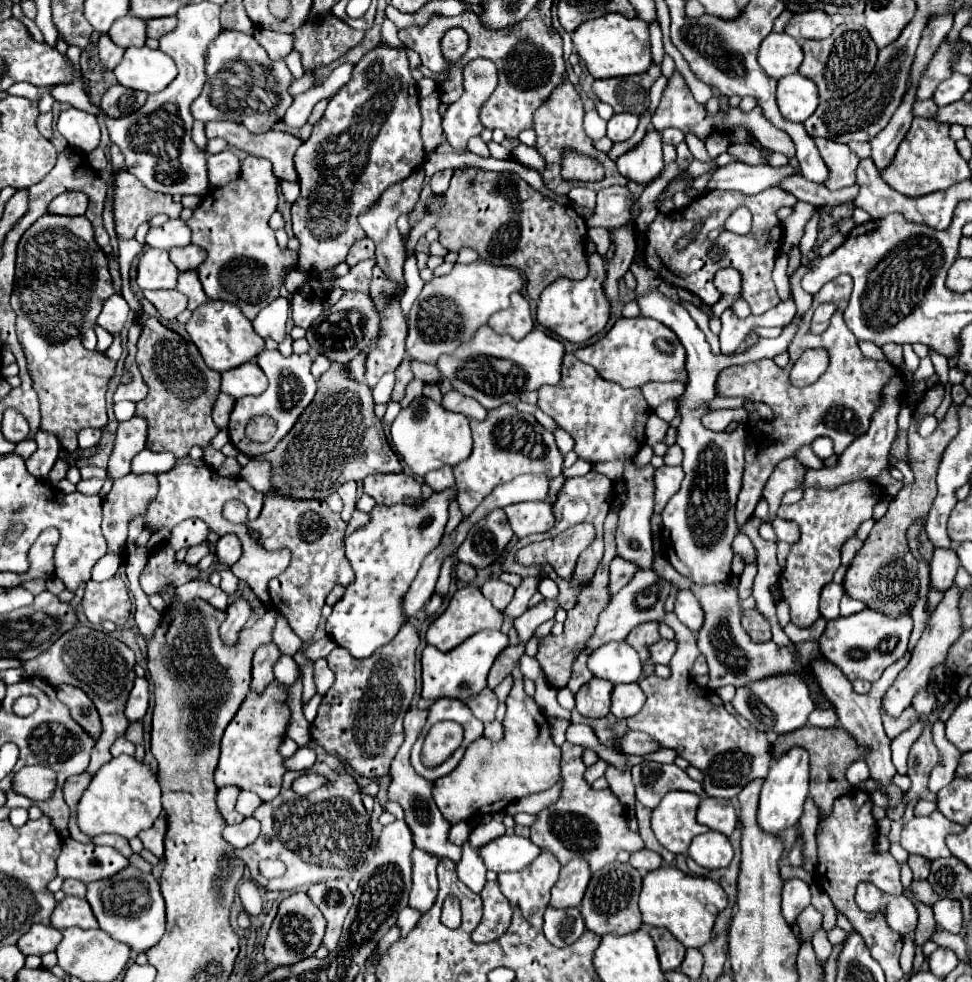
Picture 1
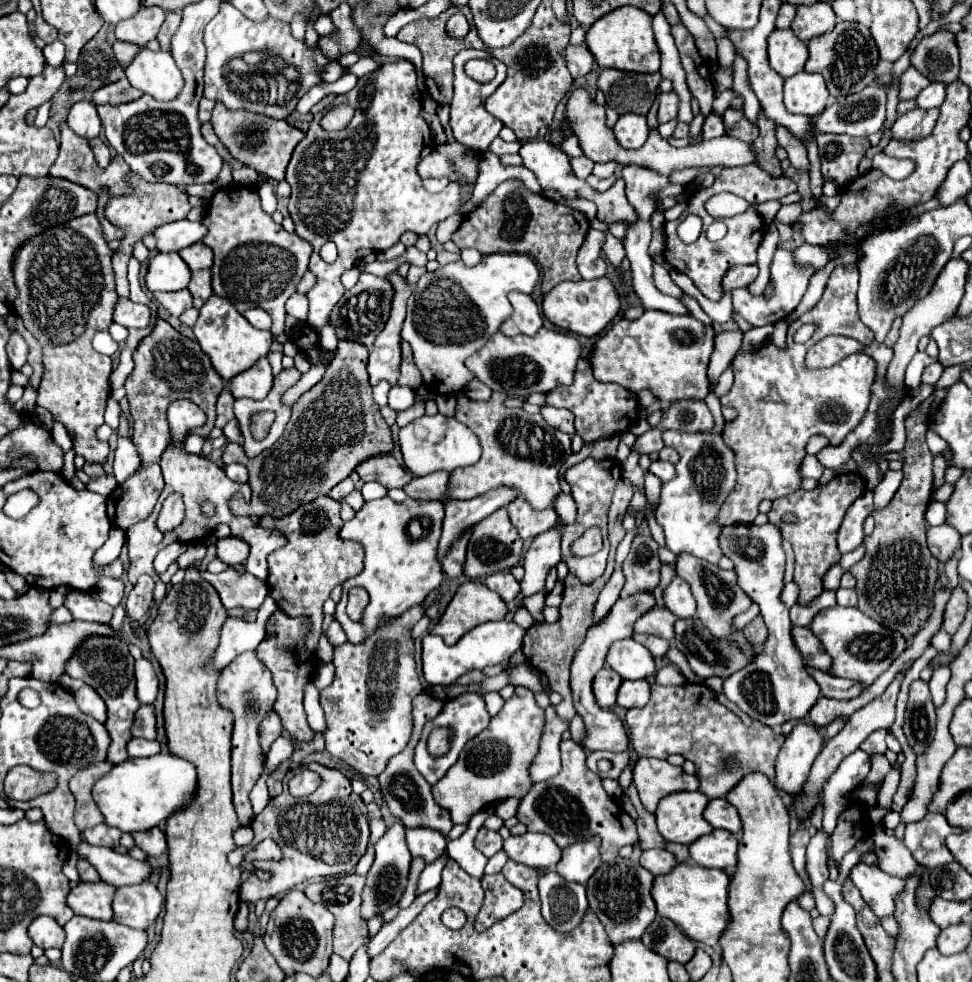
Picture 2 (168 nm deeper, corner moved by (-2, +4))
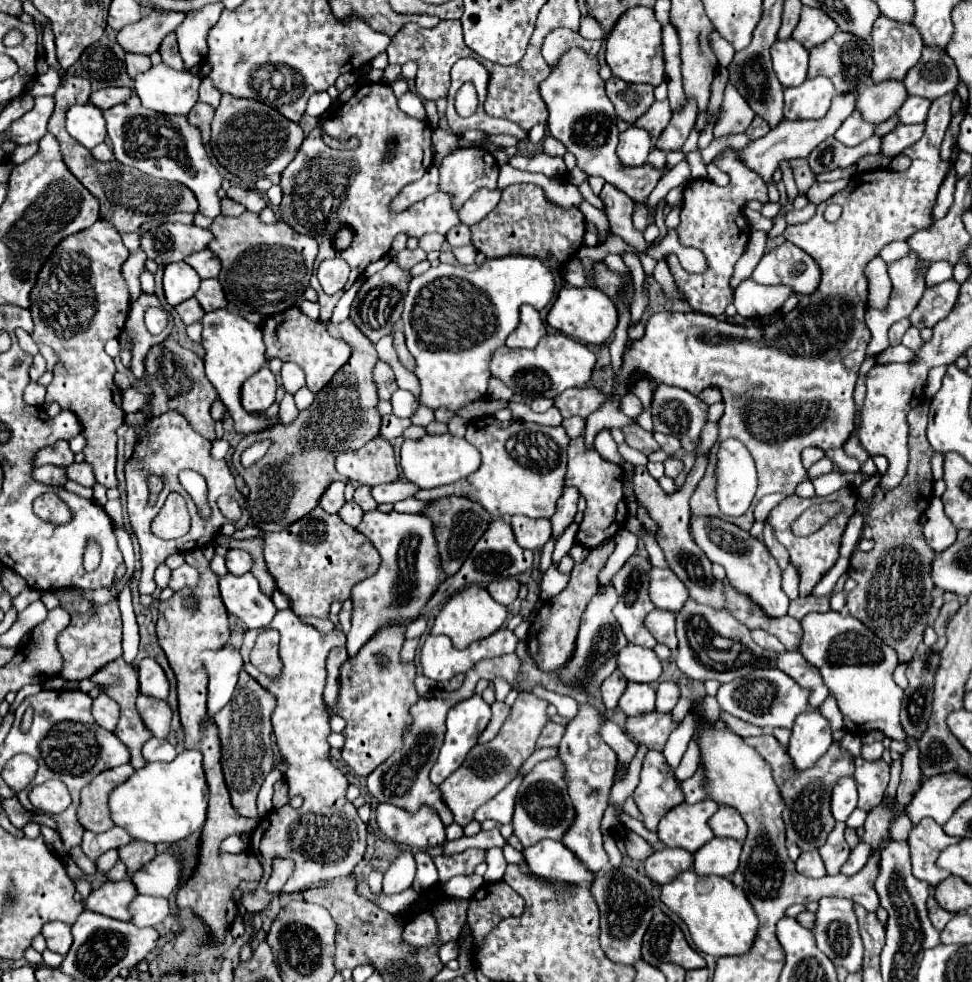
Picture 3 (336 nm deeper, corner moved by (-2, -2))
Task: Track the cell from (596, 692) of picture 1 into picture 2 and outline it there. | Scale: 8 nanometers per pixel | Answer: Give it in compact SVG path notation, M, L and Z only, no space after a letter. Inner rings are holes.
M603 667L603 669L595 675L595 681L593 681L593 693L595 693L597 705L603 707L603 709L613 707L619 685L621 685L619 673L615 673L611 667Z

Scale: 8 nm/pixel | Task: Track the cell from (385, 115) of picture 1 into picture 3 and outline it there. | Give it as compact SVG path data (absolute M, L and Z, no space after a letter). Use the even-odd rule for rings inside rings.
M365 83L361 85L355 95L337 109L335 117L327 119L325 125L323 125L323 131L327 135L331 135L333 139L339 139L339 141L345 141L349 137L357 137L361 139L361 145L353 151L335 151L331 147L327 147L323 141L321 141L321 131L319 127L315 127L309 137L303 141L297 157L287 165L287 169L281 173L281 189L283 189L283 201L279 205L279 211L281 211L281 219L291 225L295 231L303 233L303 235L311 235L317 243L319 243L319 253L317 253L317 259L314 262L313 275L310 279L310 286L317 291L318 304L321 307L321 321L327 321L331 319L331 313L337 305L337 301L341 299L341 295L357 281L359 275L363 275L365 267L371 263L371 261L377 261L381 259L383 255L387 255L387 251L391 249L391 241L397 233L407 233L409 237L423 237L425 233L447 233L449 229L453 229L455 225L459 225L459 217L457 217L457 211L453 211L451 207L451 197L447 193L439 191L436 193L436 197L427 197L415 205L411 205L407 211L403 213L391 213L389 211L389 201L407 185L407 183L413 183L417 179L421 179L421 175L433 165L433 153L431 153L431 125L427 125L427 121L421 121L421 119L415 119L407 113L403 113L399 107L397 107L397 99L393 95L393 89L389 85L383 85L383 83ZM395 135L397 137L397 149L395 149L395 157L391 157L391 161L385 161L385 153L387 153L387 139ZM339 225L349 225L353 227L355 231L355 239L351 243L351 247L347 247L345 251L335 251L335 247L331 245L333 241L333 235L337 233ZM329 257L341 257L345 259L349 265L351 265L351 275L349 275L349 281L345 285L343 291L335 293L335 295L327 295L322 291L317 278L317 267L323 259L329 259Z

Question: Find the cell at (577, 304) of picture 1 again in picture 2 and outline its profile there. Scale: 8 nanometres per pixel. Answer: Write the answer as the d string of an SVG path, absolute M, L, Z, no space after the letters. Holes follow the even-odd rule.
M599 277L593 281L581 279L577 283L563 281L563 283L555 285L543 299L543 315L555 327L575 333L575 335L583 335L583 337L599 335L617 317L619 307L621 307L619 293L607 277Z

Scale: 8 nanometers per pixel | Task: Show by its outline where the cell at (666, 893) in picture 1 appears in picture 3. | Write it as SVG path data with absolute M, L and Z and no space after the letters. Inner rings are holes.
M683 871L671 883L661 887L661 901L687 923L695 947L705 953L723 957L723 955L745 955L757 935L757 915L751 907L745 891L735 887L725 877L699 877L695 871Z

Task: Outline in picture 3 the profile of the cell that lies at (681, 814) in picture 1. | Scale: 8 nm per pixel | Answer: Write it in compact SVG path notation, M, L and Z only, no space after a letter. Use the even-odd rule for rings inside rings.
M703 799L695 805L681 803L659 821L657 835L667 847L681 847L695 853L713 839L713 831L707 821L717 809L719 805L713 799Z

